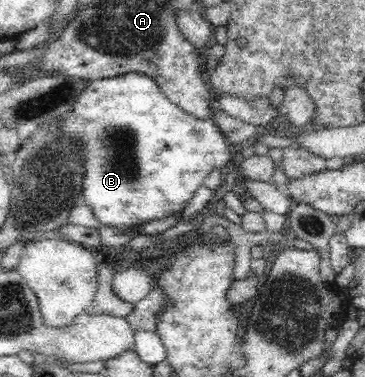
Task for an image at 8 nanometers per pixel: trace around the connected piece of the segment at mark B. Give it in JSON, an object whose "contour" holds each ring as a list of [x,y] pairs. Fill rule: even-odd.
{"contour":[[[130,72],[106,79],[89,81],[75,104],[55,120],[55,139],[79,147],[83,159],[83,184],[80,198],[93,211],[101,226],[141,226],[147,220],[169,216],[183,210],[188,200],[203,186],[205,176],[227,162],[231,154],[225,146],[225,135],[213,119],[199,120],[173,104],[153,77]]]}

